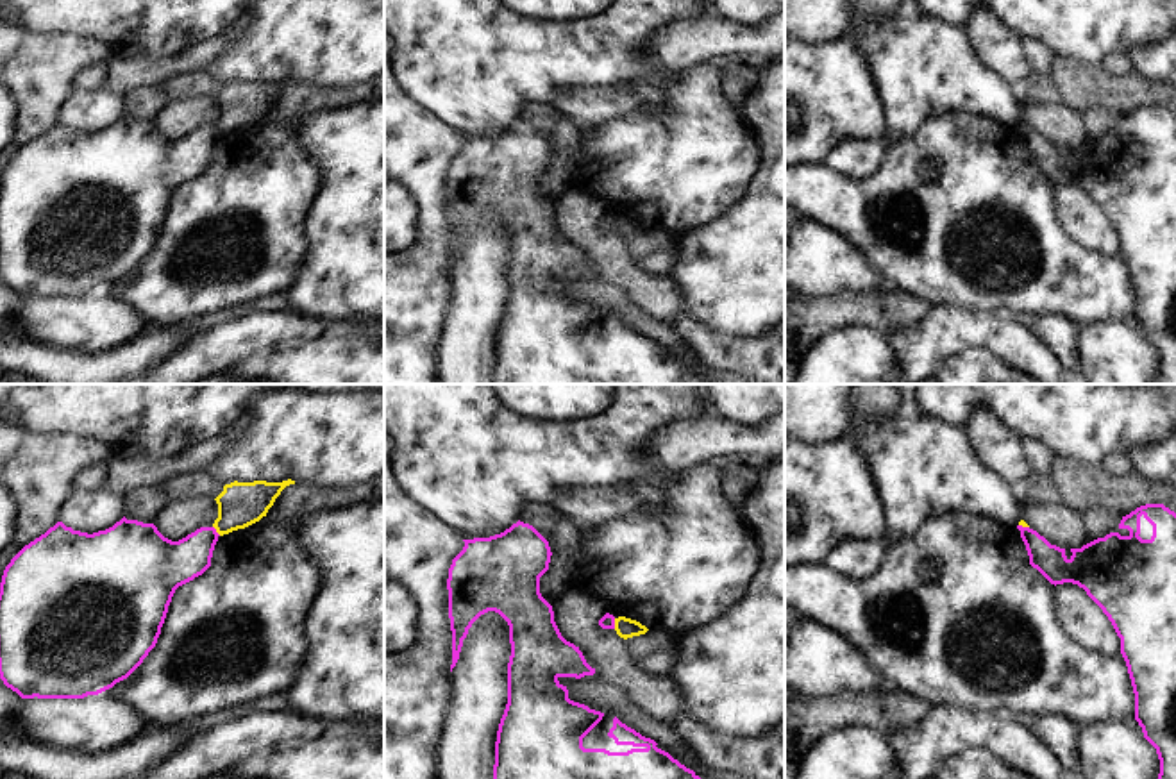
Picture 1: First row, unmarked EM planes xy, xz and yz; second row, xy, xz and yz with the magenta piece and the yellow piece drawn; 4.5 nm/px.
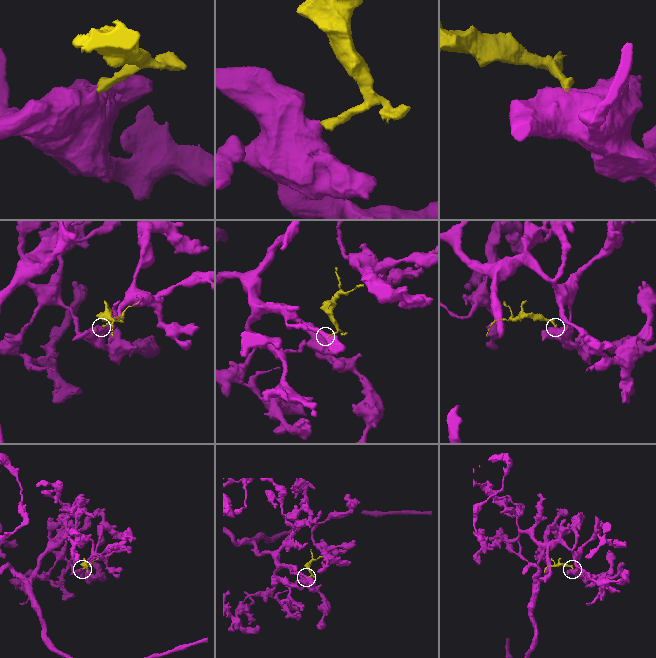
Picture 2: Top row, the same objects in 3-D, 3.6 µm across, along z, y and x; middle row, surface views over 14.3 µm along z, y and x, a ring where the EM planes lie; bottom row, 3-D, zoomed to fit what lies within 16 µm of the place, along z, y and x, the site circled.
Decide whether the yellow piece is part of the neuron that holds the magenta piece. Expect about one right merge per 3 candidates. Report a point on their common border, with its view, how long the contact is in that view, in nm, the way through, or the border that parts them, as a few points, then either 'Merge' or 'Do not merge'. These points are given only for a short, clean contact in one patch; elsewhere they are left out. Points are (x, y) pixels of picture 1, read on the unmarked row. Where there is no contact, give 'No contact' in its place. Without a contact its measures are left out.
Touches magenta at xz (613, 224). Shared border 50 nm. Boundary: xz (613, 218), (615, 227). Do not merge

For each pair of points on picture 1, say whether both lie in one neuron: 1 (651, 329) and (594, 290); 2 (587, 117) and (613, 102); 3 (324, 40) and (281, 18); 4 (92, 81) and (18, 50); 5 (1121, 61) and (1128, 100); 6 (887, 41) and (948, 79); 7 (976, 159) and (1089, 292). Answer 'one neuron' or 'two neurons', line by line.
1: one neuron
2: one neuron
3: one neuron
4: two neurons
5: two neurons
6: one neuron
7: one neuron

